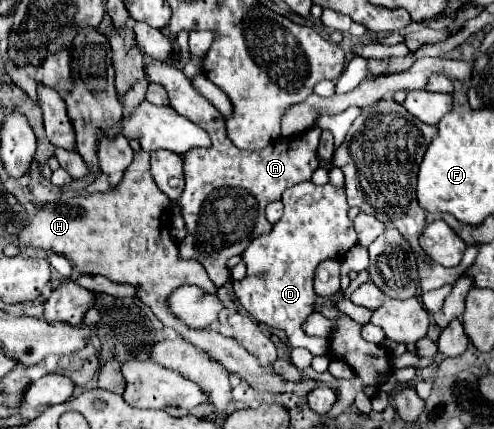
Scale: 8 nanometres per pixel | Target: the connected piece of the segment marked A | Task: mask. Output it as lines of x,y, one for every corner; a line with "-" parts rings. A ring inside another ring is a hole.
152,61
146,65
146,77
152,83
164,85
170,105
182,117
202,127
212,139
208,149
192,149
182,157
186,187
178,201
182,205
188,235
178,249
180,257
200,261
216,287
222,287
228,281
228,277
224,277
228,273
226,261
232,255
242,255
254,237
272,231
272,223
264,215
266,205
278,201
288,187
310,181
312,173
320,167
318,139
322,131
312,127
292,139
278,137
262,151
244,151
228,139
224,117
192,87
190,79
186,79
180,69
162,61

